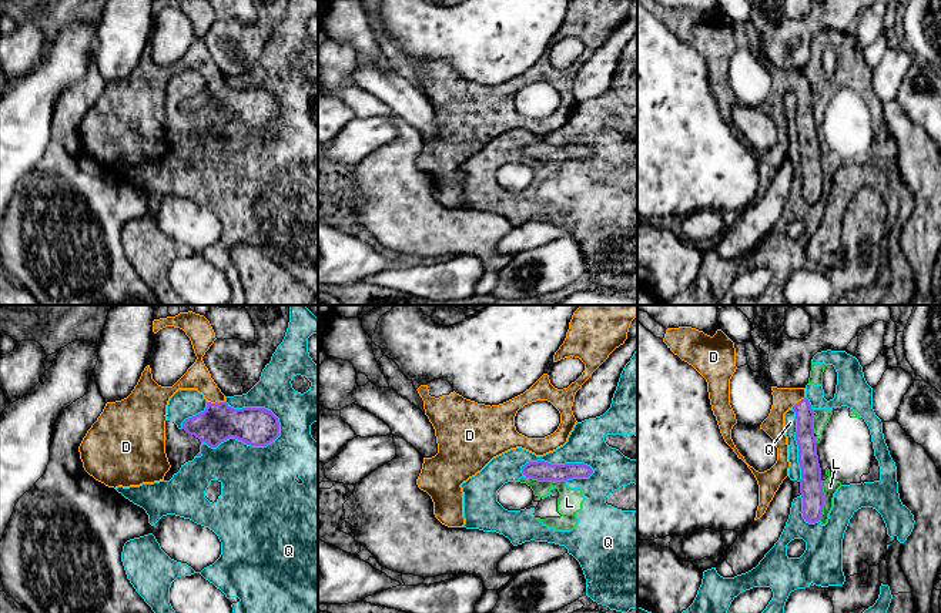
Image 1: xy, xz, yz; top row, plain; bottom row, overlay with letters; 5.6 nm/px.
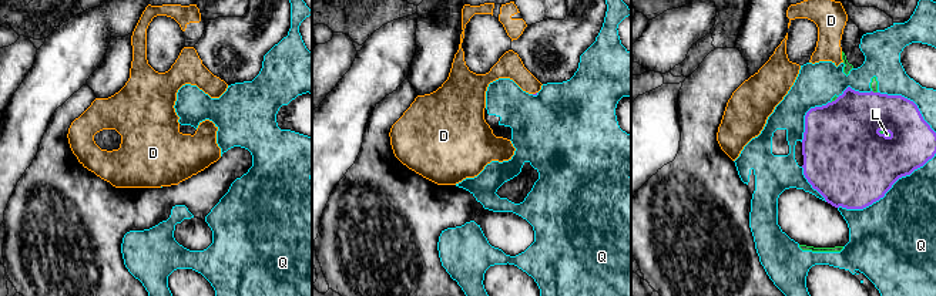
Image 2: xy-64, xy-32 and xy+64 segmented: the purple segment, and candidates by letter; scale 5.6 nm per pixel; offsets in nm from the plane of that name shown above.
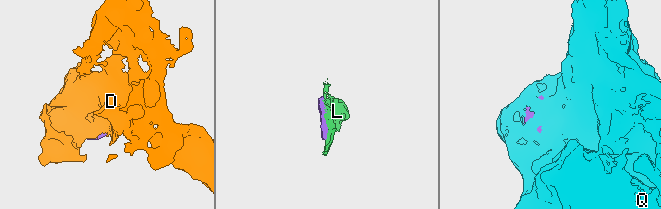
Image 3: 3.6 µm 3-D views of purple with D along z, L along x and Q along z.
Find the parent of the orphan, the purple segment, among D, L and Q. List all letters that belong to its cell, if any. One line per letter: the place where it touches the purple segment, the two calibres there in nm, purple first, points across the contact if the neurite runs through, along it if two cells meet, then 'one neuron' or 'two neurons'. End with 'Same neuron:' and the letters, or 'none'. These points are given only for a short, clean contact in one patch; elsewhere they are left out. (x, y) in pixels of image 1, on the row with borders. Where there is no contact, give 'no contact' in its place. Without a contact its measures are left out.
D: xy (216, 402) | 220/140 nm | across xy (218, 422), (216, 402), (214, 395), (197, 377) | one neuron
L: xz (546, 479) | 110/140 nm | two neurons
Q: xy (245, 442) | 220/420 nm | two neurons
Same neuron: D

